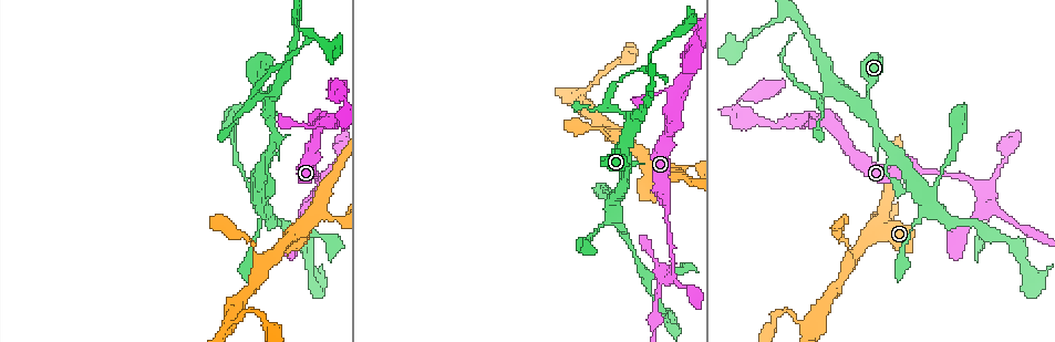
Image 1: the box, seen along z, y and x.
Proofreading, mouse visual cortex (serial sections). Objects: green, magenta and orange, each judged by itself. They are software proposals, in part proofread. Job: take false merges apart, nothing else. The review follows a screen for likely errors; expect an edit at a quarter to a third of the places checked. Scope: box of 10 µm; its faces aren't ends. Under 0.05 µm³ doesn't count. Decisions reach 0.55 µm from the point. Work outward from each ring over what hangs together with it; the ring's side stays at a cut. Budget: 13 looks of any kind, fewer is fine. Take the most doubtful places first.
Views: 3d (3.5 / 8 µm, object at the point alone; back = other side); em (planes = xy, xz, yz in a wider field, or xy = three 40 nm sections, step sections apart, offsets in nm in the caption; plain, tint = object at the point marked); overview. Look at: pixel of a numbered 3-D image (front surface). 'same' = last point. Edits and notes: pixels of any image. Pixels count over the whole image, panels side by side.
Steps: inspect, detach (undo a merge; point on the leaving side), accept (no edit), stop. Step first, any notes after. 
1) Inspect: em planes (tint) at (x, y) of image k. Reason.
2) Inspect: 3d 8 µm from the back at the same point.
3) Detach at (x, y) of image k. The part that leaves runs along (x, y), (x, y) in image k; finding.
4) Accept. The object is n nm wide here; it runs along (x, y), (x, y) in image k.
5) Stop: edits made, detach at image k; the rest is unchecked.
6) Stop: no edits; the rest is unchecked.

Inspect: 3d 3.5 µm at (672, 271) of image 1. Abrupt turn.

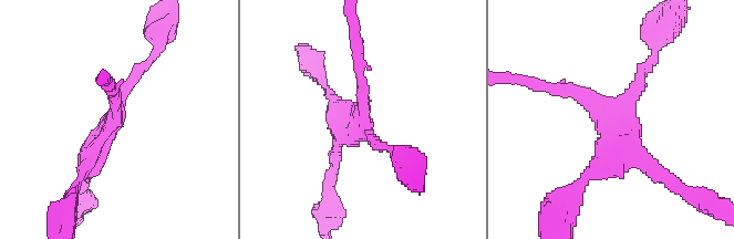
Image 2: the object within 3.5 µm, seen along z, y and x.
Inspect: em xy step 1 (plain) at (363, 114) of image 2. 4 arms meet here; the arms are 150, 200, 250, 250 nm wide; now the EM.

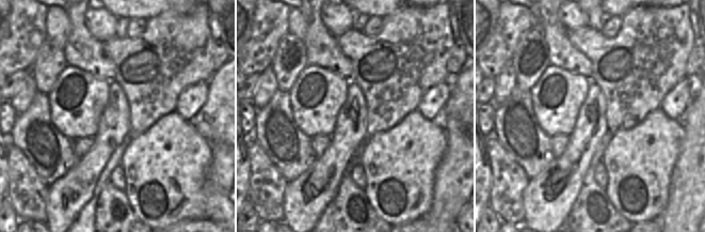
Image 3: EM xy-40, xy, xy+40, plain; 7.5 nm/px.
Inspect: em xy step 1 (tint) at the same point. With the object marked.

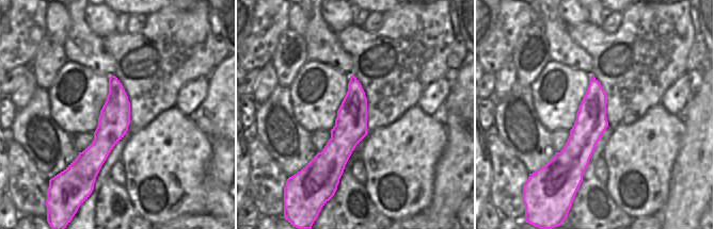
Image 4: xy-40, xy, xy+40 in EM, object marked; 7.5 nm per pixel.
Accept. It runs along (547, 85), (616, 126), (621, 146), (592, 167) in image 2; all the same cell.

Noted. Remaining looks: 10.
Inspect: 3d 3.5 µm at (837, 88) of image 1. Thick turns thin.

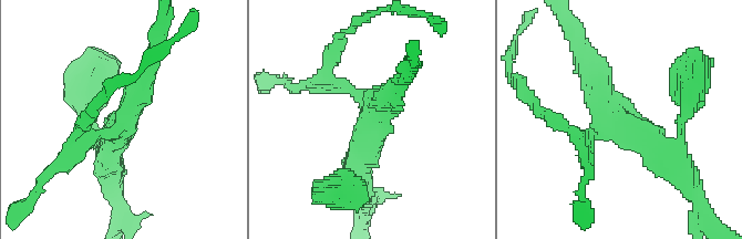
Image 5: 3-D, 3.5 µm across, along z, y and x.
Inspect: em xy step 2 (tint) at (617, 119) of image 5. 3 arms meet here; the arms are 150, 300, 350 nm wide.

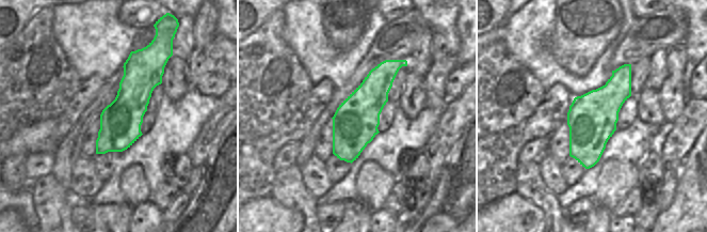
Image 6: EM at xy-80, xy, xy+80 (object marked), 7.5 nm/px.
Detach at (74, 135) of image 5. The object is 340 nm wide here; the part that leaves runs along (594, 133), (556, 123), (525, 95) in image 5; two cells meet here.

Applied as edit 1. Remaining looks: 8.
Inspect: overview.

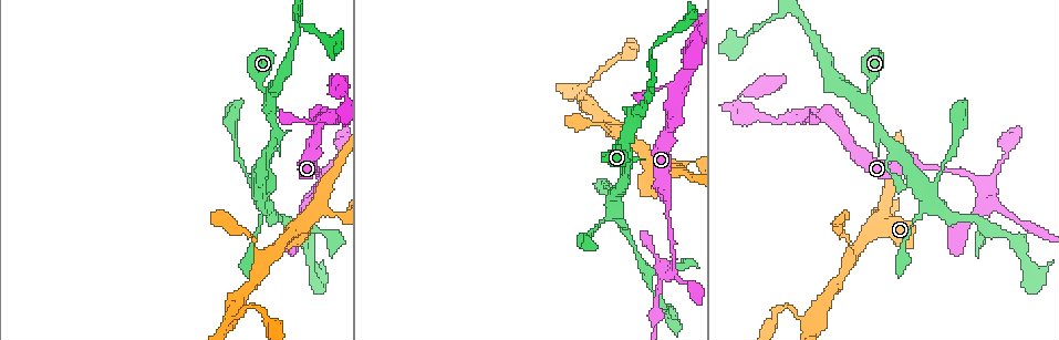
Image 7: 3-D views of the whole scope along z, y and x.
Inspect: 3d 3.5 µm at (324, 209) of image 7. Sharp bend.

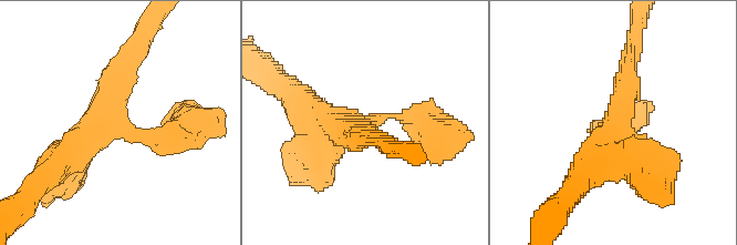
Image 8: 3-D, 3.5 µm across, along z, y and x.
Inspect: em xy step 2 (tint) at (118, 123) of image 8. 3 arms meet here; the arms are 250, 350, 400 nm wide.

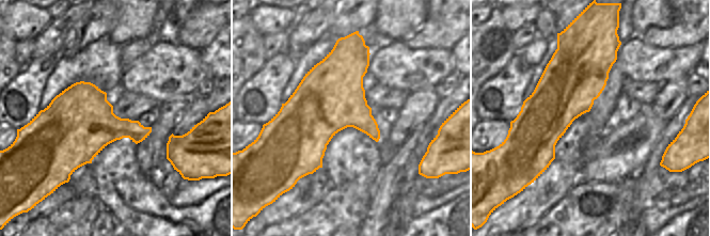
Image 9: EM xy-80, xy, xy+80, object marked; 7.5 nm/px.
Accept. It runs along (68, 154), (97, 116), (166, 141), (173, 133) in image 8; one cell here.

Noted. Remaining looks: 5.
Inspect: 3d 8 µm at (849, 257) of image 7. Side arm on a straight run.

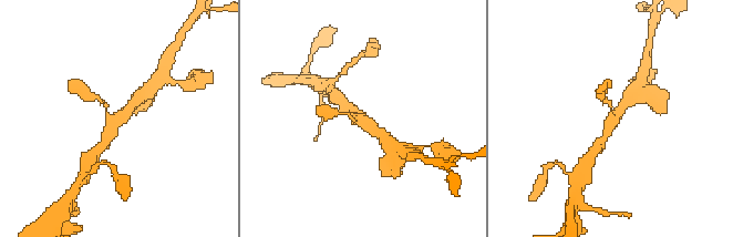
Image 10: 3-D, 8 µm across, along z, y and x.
Inspect: em xy step 1 (tint) at the same point. 3 arms meet here; the arms are 150, 250, 400 nm wide; shape alone is not enough.

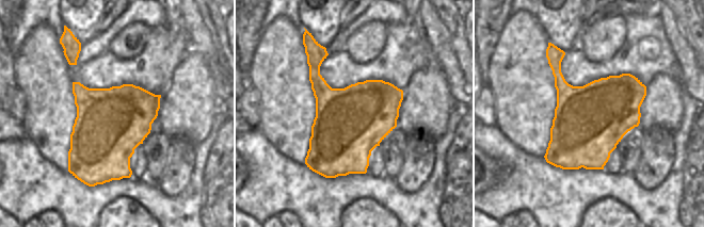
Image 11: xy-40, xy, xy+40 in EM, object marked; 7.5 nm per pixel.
Accept. The object is 550 nm wide here; it runs along (137, 100), (111, 124), (102, 145) in image 10; one cell here.

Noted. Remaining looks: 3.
Inspect: 3d 3.5 µm at (227, 321) of image 7.

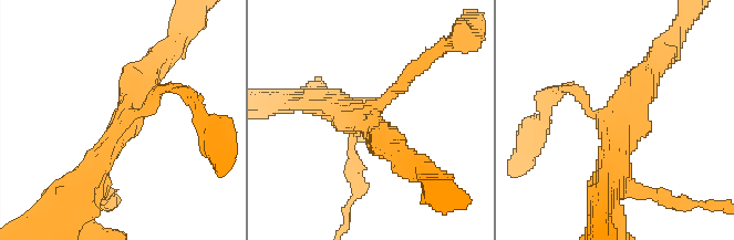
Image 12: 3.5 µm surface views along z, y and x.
Inspect: em xy step 2 (tint) at (373, 125) of image 12. 3 arms meet here; the arms are 150, 350, 350 nm wide; now the EM.

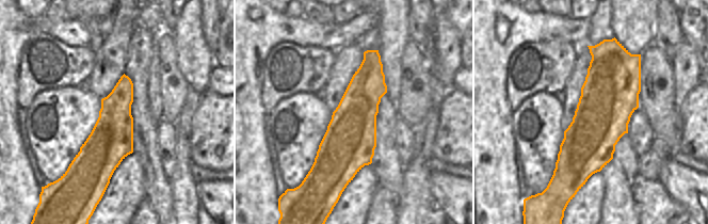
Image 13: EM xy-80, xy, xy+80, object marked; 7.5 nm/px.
Inspect: em xy step 3 (tint) at the same point. Another direction.

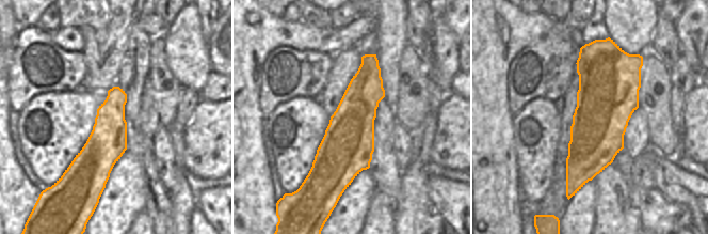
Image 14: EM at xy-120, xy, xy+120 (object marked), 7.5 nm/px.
Accept. Continuous, no second cell.

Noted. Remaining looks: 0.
Stop: edits made, detach at image 5; the rest is unchecked.

